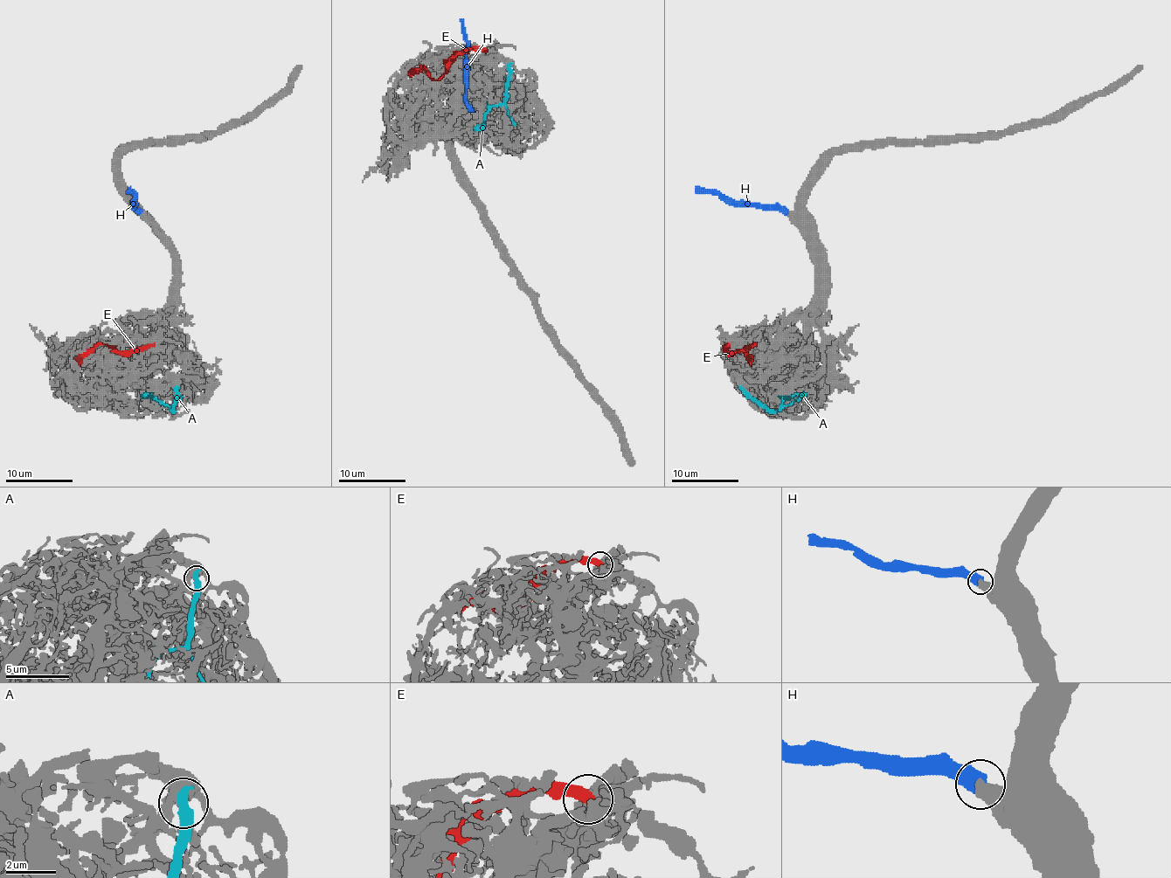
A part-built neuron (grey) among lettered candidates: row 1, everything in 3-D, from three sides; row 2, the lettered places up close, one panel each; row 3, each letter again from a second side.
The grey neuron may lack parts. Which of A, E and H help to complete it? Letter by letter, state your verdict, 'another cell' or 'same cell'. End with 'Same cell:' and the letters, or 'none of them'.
A: another cell
E: another cell
H: same cell
Same cell: H

